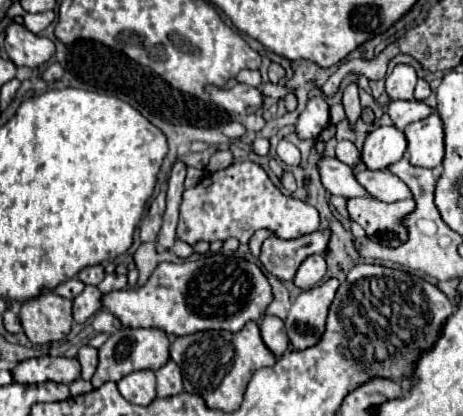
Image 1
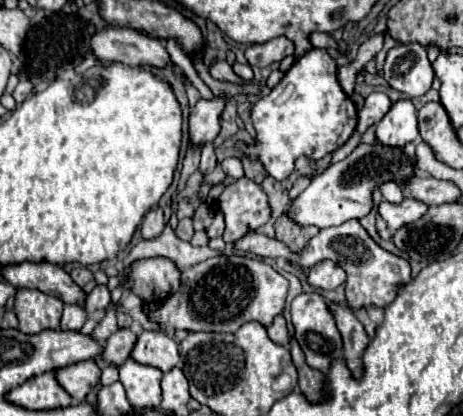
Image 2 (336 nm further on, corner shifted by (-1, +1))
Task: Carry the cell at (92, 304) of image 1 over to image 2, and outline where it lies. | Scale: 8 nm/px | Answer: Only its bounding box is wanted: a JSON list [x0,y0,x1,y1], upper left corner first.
[60,304,86,330]

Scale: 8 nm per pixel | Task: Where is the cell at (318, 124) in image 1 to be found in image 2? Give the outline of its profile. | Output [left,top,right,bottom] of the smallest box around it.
[236,48,356,178]

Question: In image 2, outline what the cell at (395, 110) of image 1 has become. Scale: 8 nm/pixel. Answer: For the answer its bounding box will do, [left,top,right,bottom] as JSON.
[358,92,392,134]

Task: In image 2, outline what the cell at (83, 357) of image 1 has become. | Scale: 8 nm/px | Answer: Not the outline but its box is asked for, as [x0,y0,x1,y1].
[102,328,138,364]

